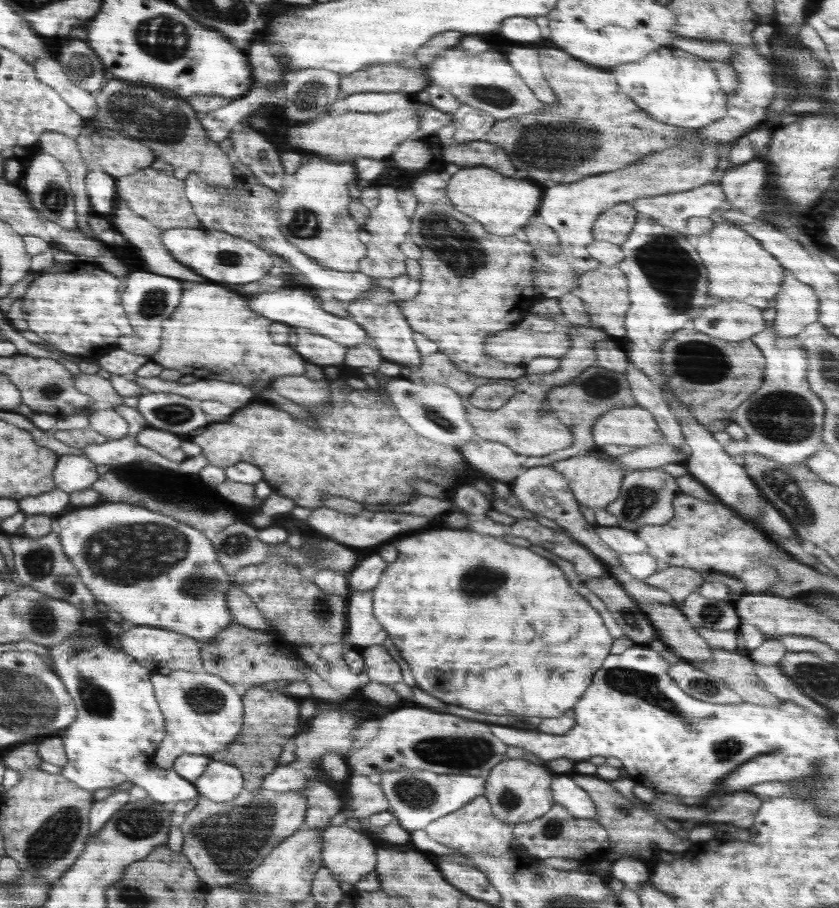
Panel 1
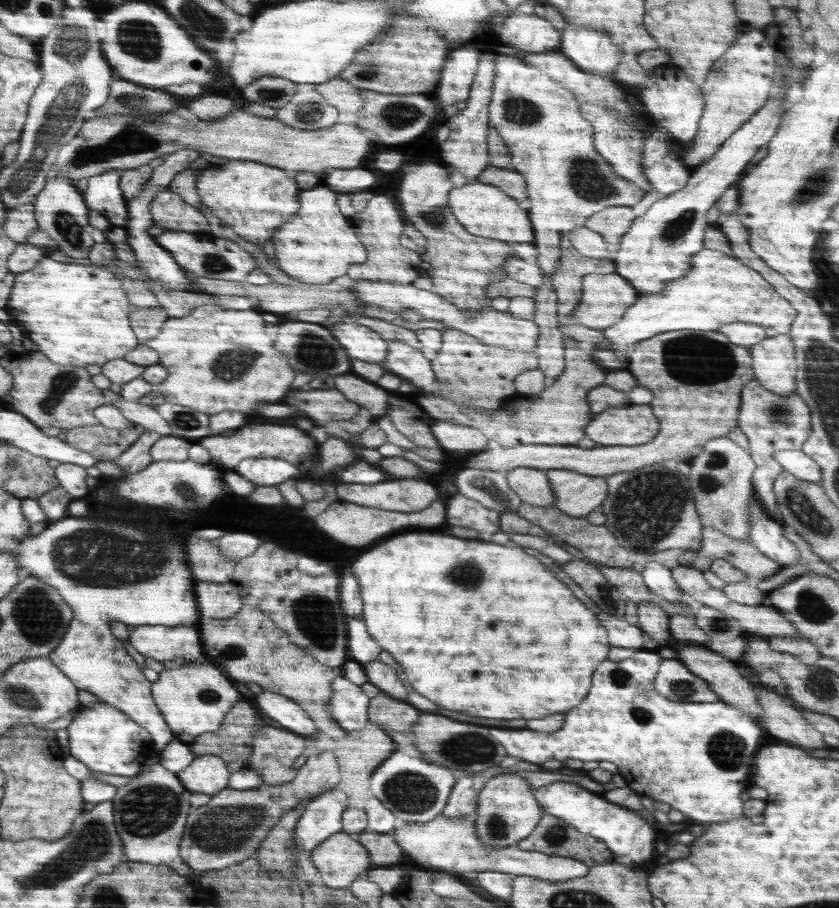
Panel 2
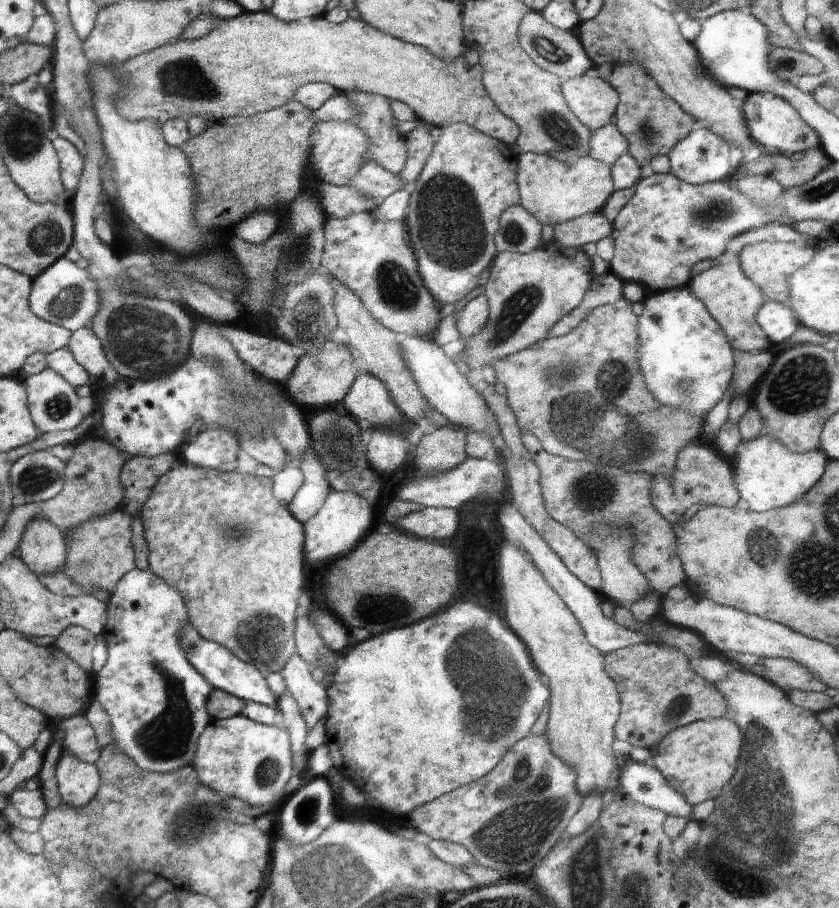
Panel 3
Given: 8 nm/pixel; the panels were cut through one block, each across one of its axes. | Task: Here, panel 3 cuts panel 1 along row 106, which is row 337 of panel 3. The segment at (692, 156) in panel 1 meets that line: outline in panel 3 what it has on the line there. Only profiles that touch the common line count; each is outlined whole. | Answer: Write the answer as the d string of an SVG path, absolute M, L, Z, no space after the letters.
M726 250L716 262L712 268L694 273L688 284L690 291L704 303L710 316L722 327L734 350L749 353L768 350L773 344L756 320L758 309L766 301L764 293L742 272L738 253Z

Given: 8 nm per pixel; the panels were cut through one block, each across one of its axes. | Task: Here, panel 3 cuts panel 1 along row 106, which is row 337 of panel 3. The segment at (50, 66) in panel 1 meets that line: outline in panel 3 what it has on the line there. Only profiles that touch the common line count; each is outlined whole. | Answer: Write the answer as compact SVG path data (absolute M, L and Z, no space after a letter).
M82 327L72 333L67 346L74 355L76 362L87 370L91 377L102 381L104 367L109 363L104 349L100 346L100 339L92 329Z

